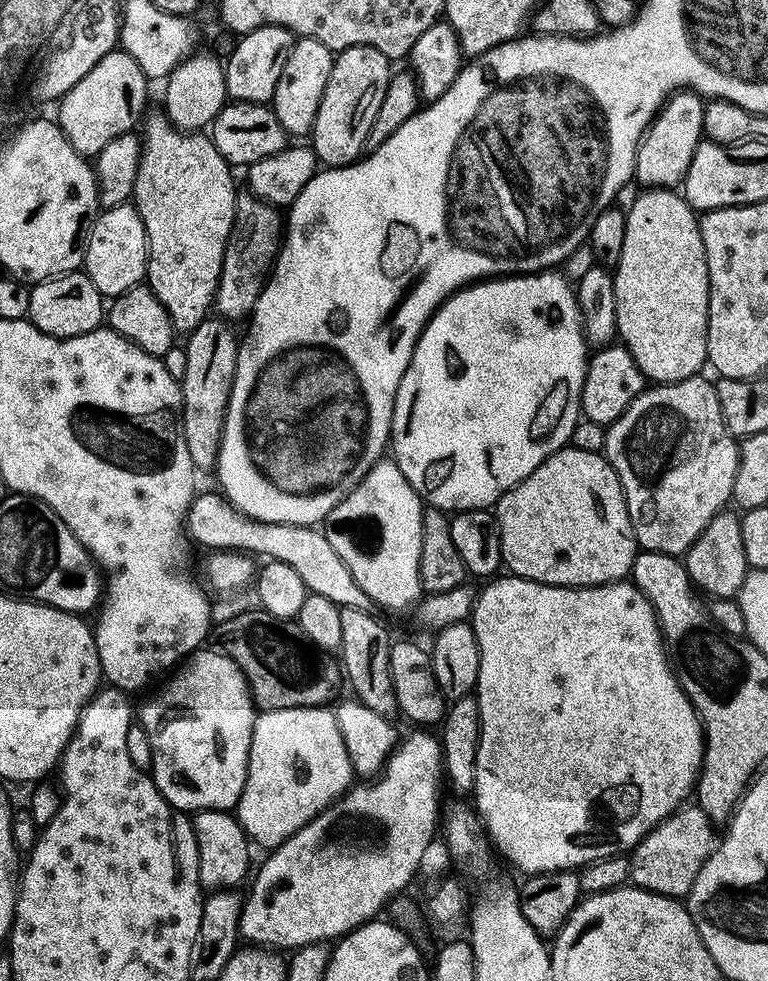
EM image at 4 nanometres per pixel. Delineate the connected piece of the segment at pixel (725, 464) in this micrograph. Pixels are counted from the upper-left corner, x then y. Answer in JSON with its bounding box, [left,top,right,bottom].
[602,374,740,557]

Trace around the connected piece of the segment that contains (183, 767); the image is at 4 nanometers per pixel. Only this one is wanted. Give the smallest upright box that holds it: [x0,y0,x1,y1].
[138,646,258,814]

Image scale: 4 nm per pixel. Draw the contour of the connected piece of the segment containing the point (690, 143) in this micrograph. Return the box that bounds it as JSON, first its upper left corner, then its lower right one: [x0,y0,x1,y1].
[635,90,705,188]

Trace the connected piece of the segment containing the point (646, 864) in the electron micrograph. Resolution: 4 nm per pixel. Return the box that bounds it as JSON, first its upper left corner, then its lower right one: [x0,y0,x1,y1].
[628,806,714,898]

